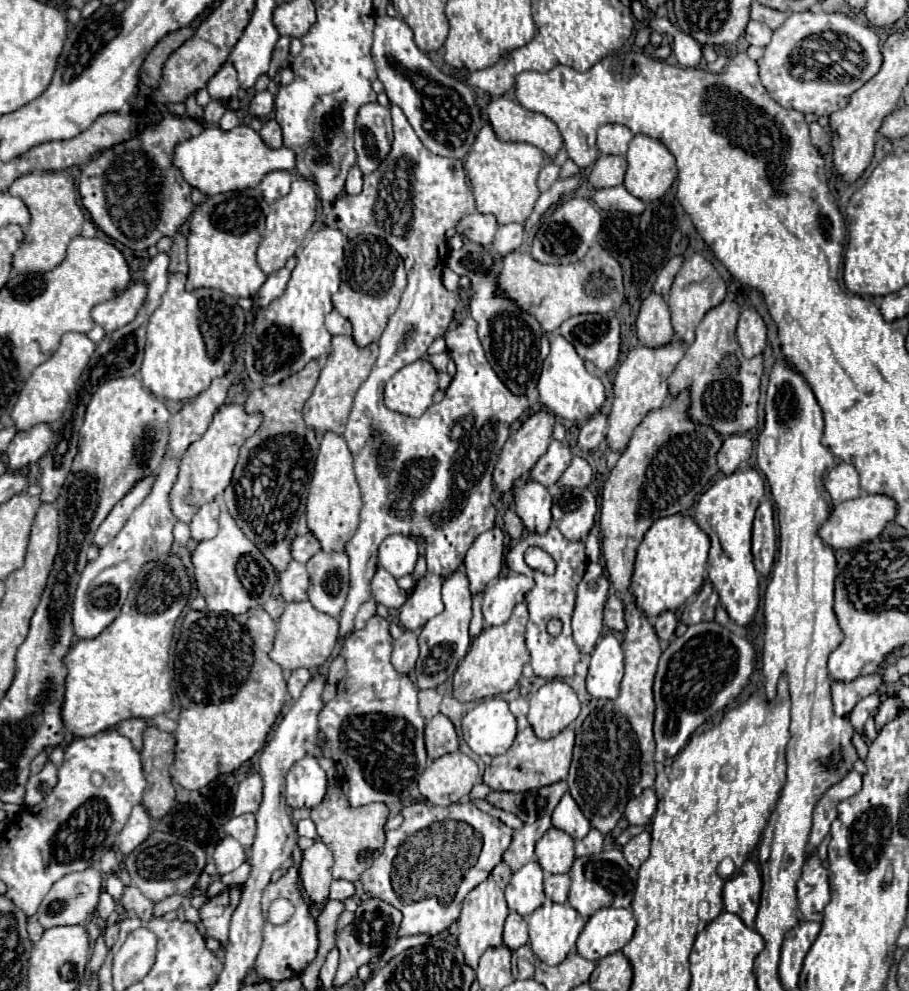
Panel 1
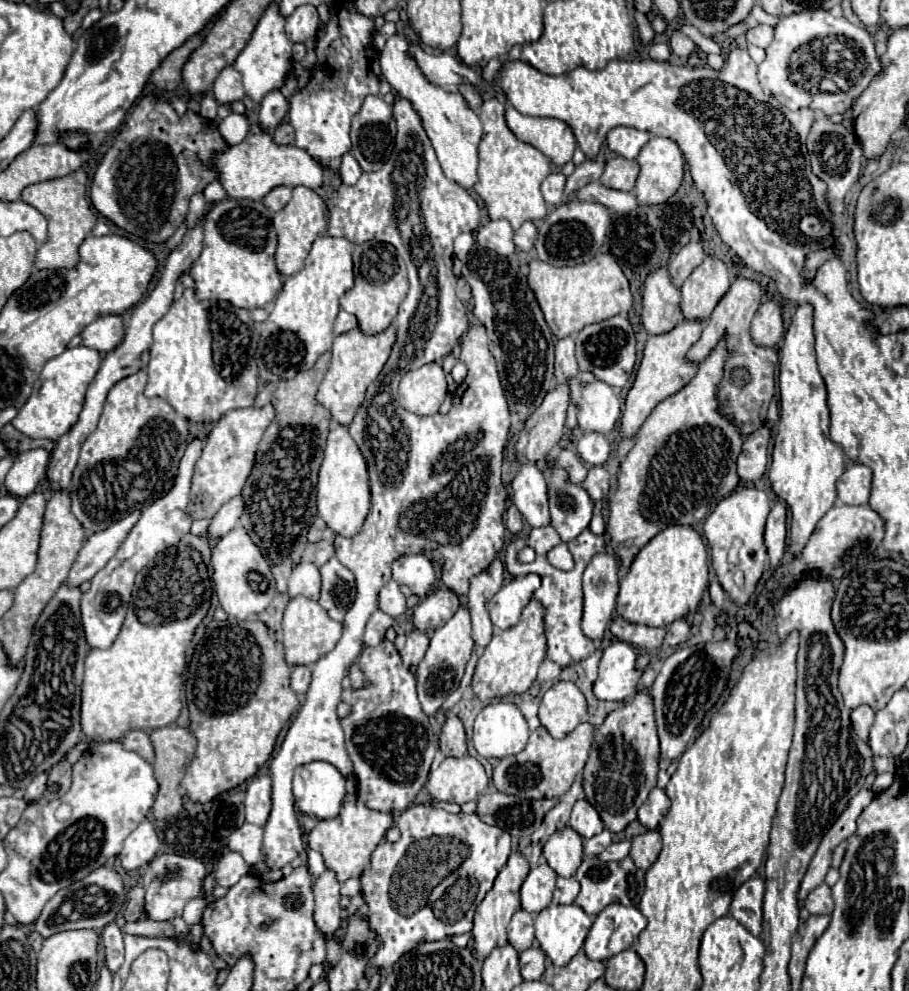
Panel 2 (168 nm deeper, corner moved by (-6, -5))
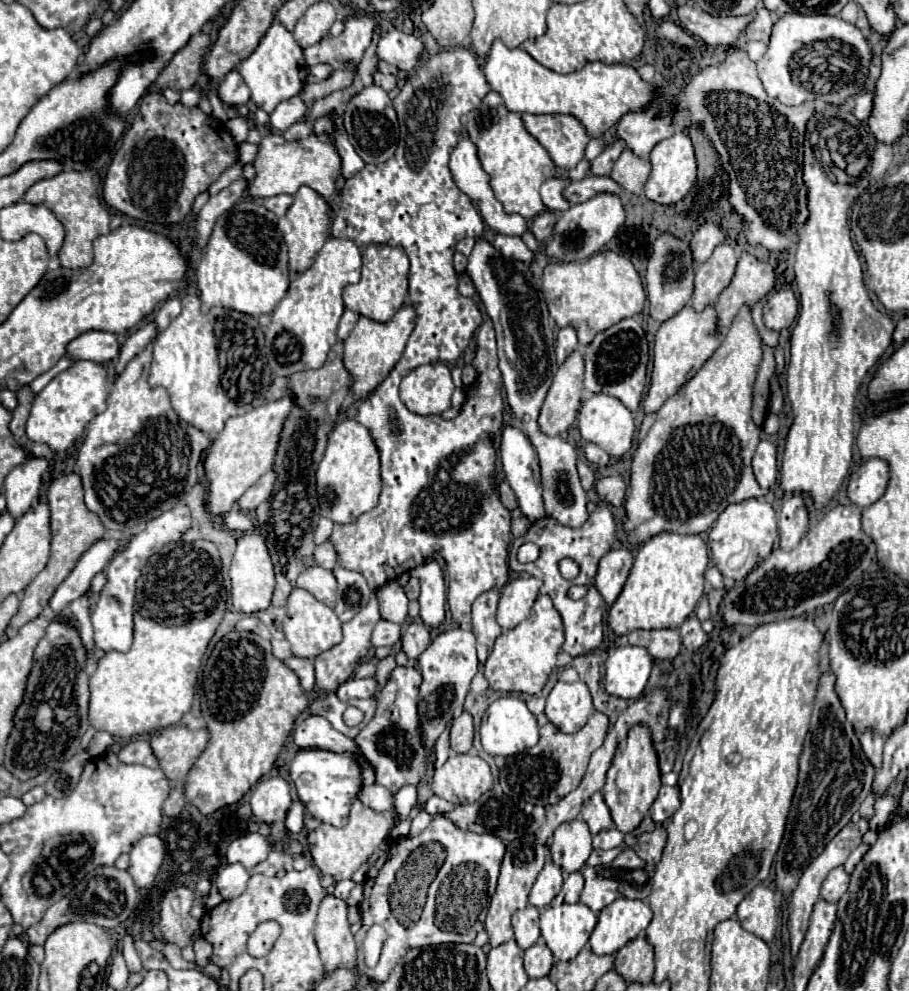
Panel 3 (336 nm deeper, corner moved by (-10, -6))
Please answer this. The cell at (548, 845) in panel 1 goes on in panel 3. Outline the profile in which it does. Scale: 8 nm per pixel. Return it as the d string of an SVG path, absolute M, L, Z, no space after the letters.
M577 818L575 822L565 822L553 834L551 858L565 872L579 872L591 854L591 834L587 824Z

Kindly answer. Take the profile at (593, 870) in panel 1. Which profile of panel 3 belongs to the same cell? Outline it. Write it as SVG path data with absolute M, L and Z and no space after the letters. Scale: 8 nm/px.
M625 848L613 862L605 866L585 866L581 870L585 878L585 888L581 892L581 902L587 904L593 912L601 912L605 906L609 906L617 898L629 898L629 900L647 900L651 892L651 874L647 870L647 864L631 850Z

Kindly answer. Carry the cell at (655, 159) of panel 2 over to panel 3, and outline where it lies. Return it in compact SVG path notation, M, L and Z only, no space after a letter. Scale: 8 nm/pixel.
M675 132L671 138L659 142L651 150L651 174L645 182L645 196L657 204L675 204L691 190L695 174L697 174L697 164L691 140L685 132Z

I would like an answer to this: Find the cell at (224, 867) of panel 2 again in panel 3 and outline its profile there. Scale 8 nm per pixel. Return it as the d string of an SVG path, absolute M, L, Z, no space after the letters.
M237 862L237 864L227 864L215 878L215 884L221 892L221 896L227 900L227 898L235 898L239 894L243 894L245 886L247 886L247 880L249 880L249 872Z

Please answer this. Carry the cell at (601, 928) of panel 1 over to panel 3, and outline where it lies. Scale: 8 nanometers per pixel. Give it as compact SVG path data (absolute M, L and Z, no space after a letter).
M619 898L601 910L589 944L595 954L615 954L629 940L635 940L649 922L651 908L645 902Z

